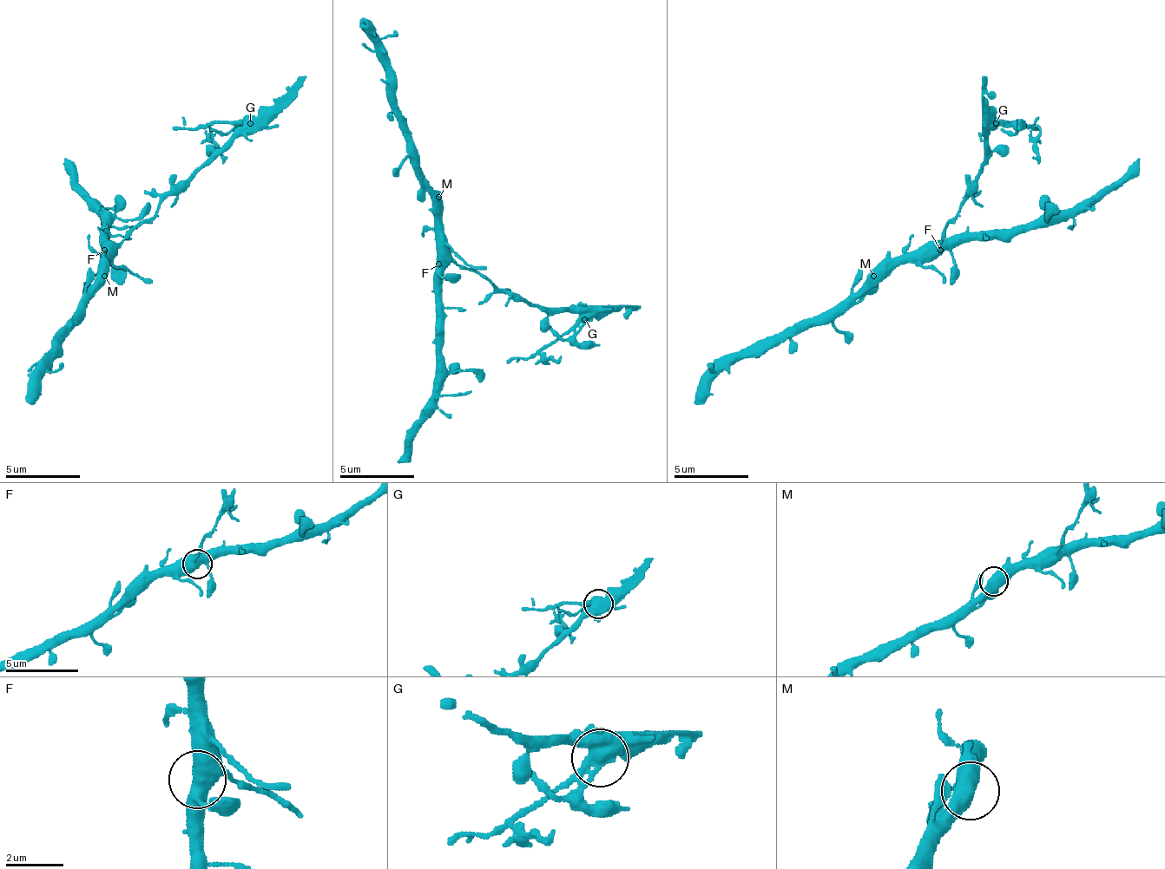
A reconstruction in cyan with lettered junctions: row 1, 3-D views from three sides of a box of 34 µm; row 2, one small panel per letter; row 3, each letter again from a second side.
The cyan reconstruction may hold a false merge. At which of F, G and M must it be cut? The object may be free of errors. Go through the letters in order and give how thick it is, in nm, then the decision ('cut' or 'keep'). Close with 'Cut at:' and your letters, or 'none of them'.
F: 500 nm | keep
G: 550 nm | cut
M: 550 nm | keep
Cut at: G

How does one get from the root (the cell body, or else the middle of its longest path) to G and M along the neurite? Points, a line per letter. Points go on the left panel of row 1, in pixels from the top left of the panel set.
G: (112, 258), (112, 254), (141, 224), (149, 220), (171, 194), (175, 194), (201, 168), (205, 168), (249, 124)
M: (112, 258), (104, 276)

